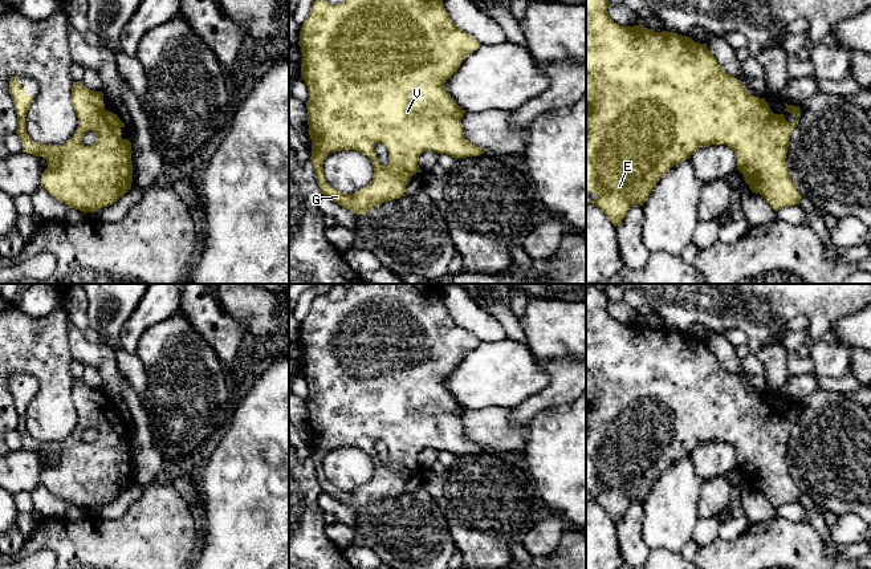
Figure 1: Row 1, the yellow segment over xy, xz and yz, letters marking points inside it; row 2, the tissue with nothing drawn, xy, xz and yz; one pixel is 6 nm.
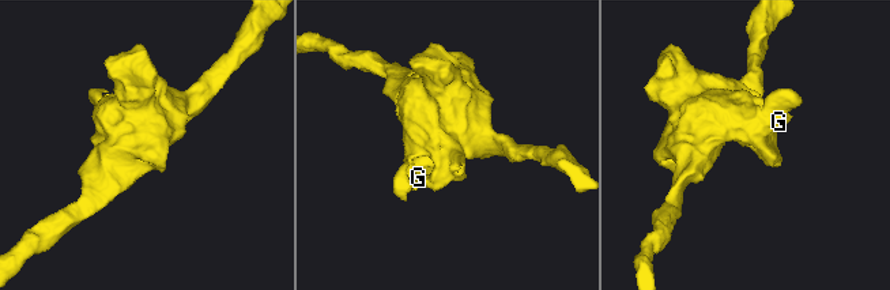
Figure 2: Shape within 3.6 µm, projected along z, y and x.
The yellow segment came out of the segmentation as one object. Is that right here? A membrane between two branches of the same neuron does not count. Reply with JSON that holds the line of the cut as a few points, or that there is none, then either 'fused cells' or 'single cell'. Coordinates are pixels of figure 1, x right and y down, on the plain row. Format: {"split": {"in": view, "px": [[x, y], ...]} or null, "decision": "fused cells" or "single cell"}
{"split": null, "decision": "single cell"}

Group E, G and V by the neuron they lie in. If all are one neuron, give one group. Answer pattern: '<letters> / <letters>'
E G V

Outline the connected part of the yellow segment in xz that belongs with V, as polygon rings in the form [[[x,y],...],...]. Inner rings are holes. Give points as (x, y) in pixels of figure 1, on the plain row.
[[[354,284],[347,289],[345,297],[335,302],[327,300],[326,296],[316,296],[308,316],[301,324],[298,342],[301,344],[302,350],[301,371],[309,387],[306,405],[309,411],[309,432],[312,436],[310,458],[314,464],[319,489],[322,492],[330,493],[339,503],[351,507],[355,512],[365,512],[375,503],[406,493],[404,487],[411,477],[411,474],[416,470],[422,470],[418,462],[418,456],[424,448],[447,451],[455,456],[465,454],[479,454],[485,450],[480,443],[465,436],[461,422],[461,415],[465,409],[456,401],[456,398],[445,386],[447,377],[460,365],[463,357],[477,348],[481,341],[473,333],[471,333],[465,328],[461,328],[453,321],[443,302],[441,286],[439,286],[437,284]],[[375,439],[382,439],[386,442],[390,456],[390,460],[387,463],[383,463],[379,459],[374,447]],[[338,447],[355,447],[371,456],[374,463],[374,475],[367,484],[363,484],[355,491],[349,492],[343,491],[342,488],[337,488],[326,479],[322,463],[323,458],[330,450]]]

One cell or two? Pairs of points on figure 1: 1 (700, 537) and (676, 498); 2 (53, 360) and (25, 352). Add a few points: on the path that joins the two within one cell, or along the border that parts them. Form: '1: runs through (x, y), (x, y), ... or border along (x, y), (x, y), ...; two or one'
1: border along (699, 517), (691, 539); two
2: runs through (47, 356), (43, 352), (32, 352); one

